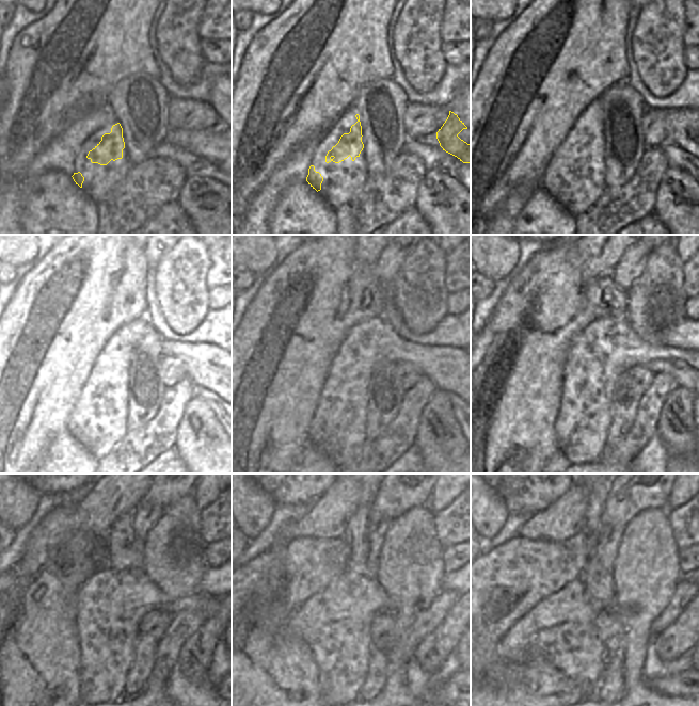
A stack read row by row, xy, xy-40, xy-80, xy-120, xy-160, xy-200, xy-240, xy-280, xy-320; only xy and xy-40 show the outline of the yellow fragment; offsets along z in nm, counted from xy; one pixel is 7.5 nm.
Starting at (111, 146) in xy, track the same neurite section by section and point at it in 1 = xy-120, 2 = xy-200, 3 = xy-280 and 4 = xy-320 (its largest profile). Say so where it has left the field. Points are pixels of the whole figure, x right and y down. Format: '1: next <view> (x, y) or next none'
1: next xy-120 (75, 423)
2: next xy-200 (600, 338)
3: next xy-280 (303, 623)
4: next xy-320 (537, 635)

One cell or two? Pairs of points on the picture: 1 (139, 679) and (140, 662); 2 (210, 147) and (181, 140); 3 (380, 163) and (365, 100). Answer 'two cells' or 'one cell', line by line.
1: one cell
2: one cell
3: one cell

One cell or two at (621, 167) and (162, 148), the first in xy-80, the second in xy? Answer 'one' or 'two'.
two

